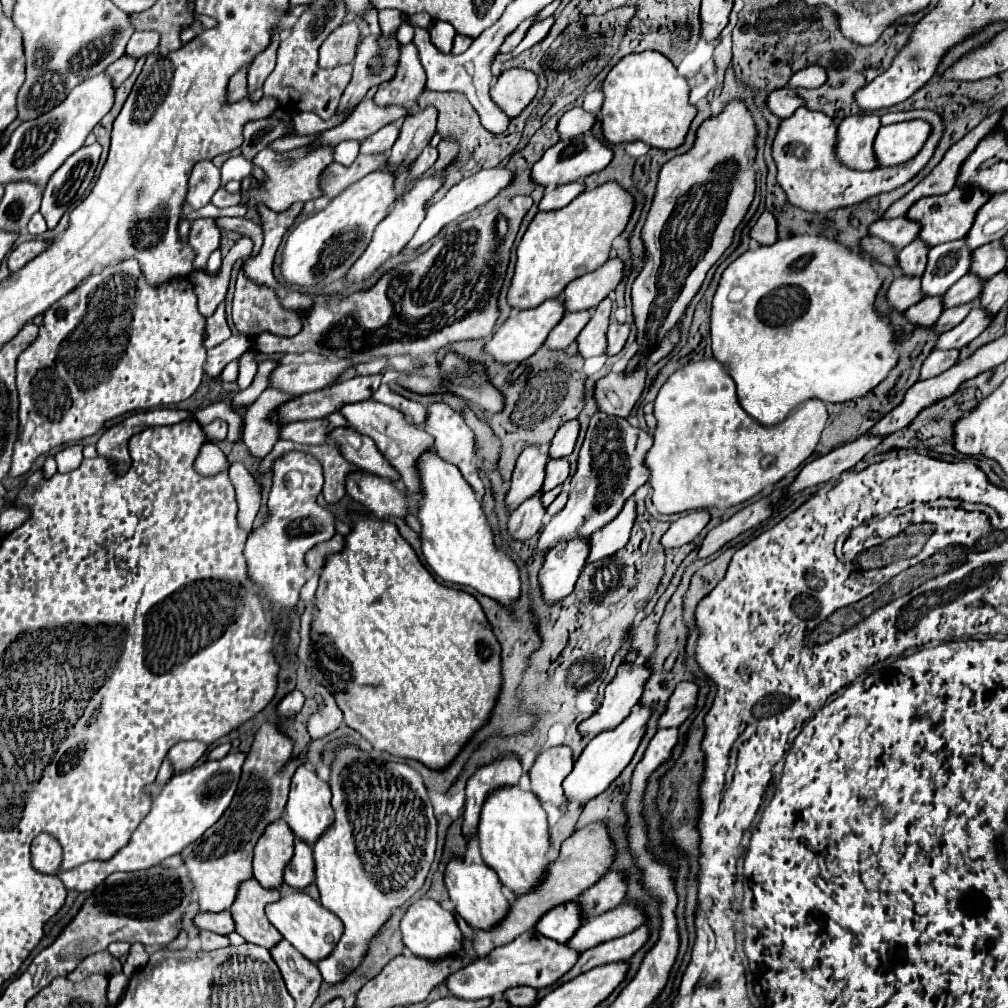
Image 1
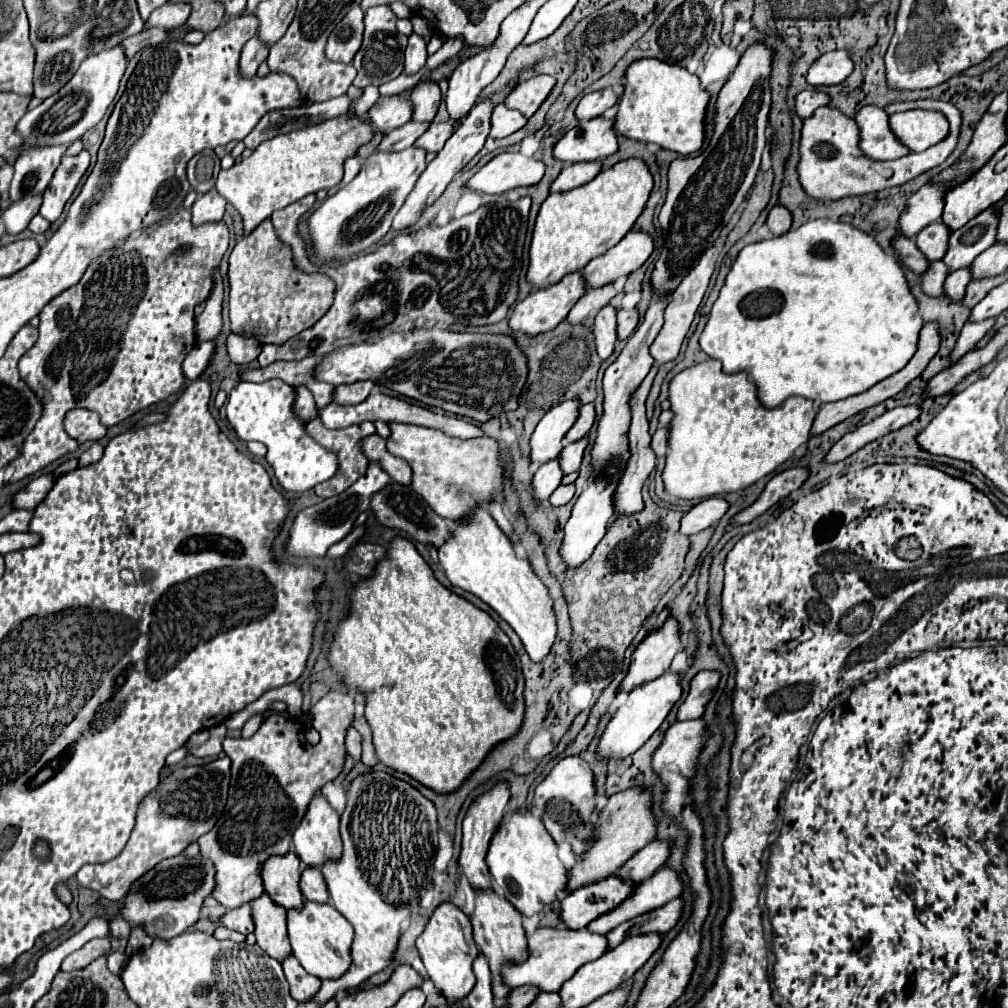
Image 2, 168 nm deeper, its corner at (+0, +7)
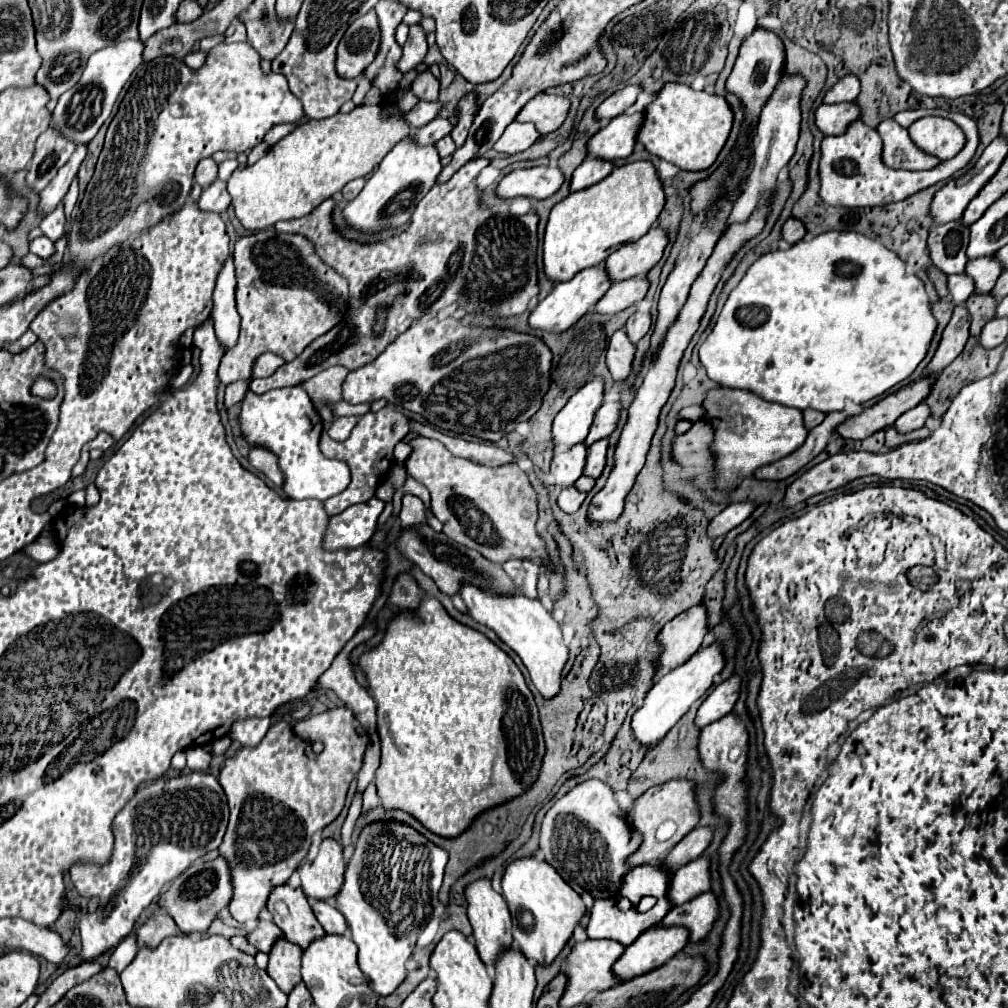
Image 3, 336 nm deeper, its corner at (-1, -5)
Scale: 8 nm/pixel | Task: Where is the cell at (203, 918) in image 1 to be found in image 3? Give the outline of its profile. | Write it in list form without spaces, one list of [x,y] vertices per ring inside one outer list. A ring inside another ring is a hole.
[[[258,921],[258,927],[246,935],[246,939],[256,945],[262,953],[270,953],[278,939],[282,939],[284,933],[278,929],[274,921]]]

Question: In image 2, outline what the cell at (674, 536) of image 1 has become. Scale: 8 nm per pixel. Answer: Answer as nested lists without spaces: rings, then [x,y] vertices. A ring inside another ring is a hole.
[[[709,497],[709,499],[703,499],[701,503],[697,503],[695,507],[691,507],[689,511],[683,513],[683,519],[681,519],[681,533],[683,535],[693,535],[693,533],[699,533],[711,525],[717,525],[719,519],[725,515],[729,503],[721,497]]]

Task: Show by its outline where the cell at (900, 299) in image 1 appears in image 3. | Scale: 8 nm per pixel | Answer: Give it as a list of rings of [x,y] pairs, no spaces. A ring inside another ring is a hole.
[[[948,275],[948,289],[950,289],[950,299],[956,305],[962,305],[972,293],[974,293],[974,281],[968,275]]]

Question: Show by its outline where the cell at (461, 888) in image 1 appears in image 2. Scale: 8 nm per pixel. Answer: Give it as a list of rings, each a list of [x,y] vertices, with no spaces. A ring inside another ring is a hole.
[[[475,889],[475,911],[471,913],[471,925],[473,925],[473,939],[489,957],[489,967],[493,973],[493,997],[495,1001],[501,1001],[507,997],[511,989],[507,989],[503,983],[499,983],[499,969],[507,961],[515,961],[515,957],[523,959],[525,949],[525,929],[521,923],[521,913],[495,889]]]

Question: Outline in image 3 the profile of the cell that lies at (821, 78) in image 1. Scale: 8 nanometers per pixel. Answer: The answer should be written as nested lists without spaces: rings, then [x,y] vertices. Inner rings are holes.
[[[846,75],[842,77],[824,97],[824,103],[844,103],[844,101],[856,101],[860,93],[860,81],[856,81],[856,77]]]

